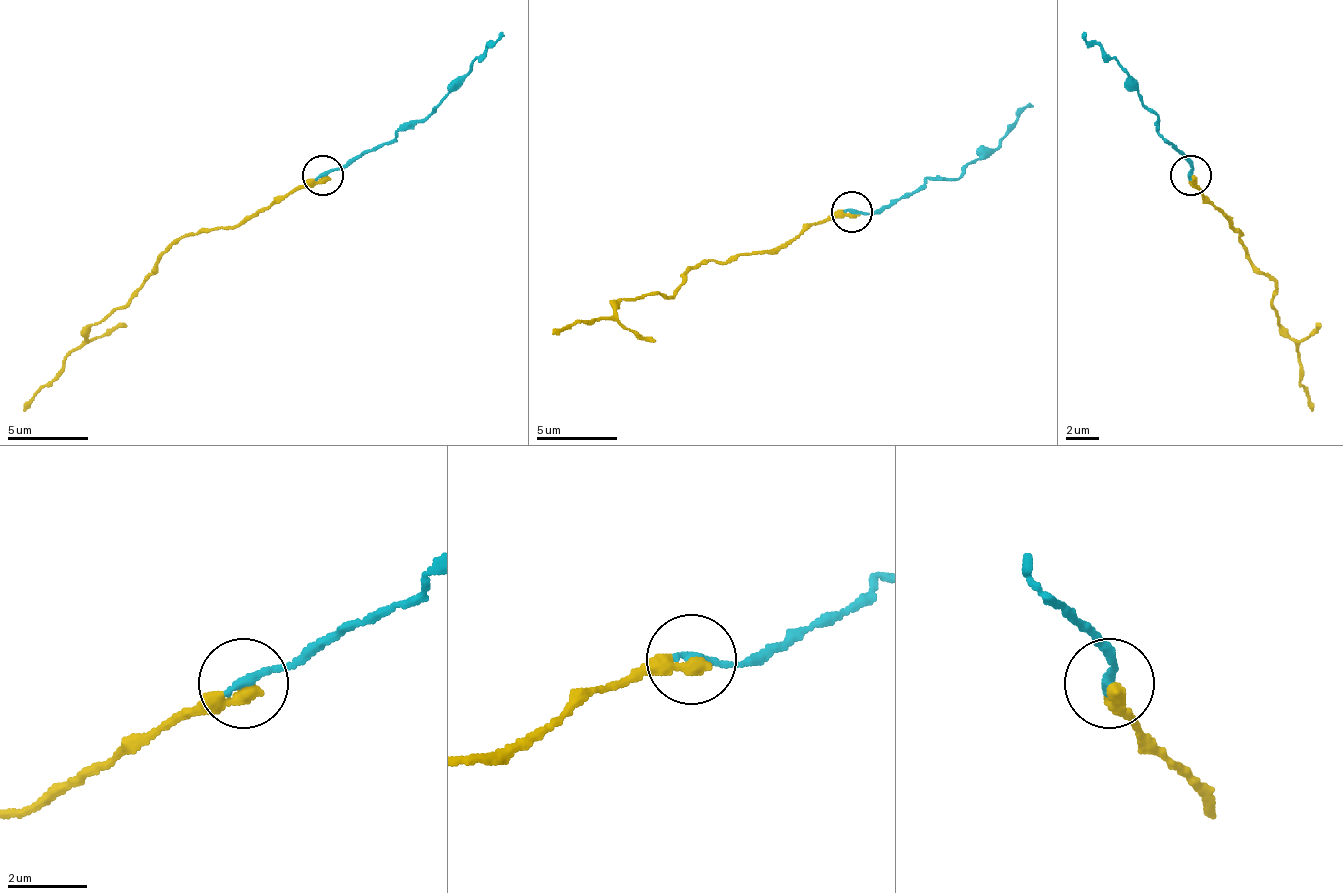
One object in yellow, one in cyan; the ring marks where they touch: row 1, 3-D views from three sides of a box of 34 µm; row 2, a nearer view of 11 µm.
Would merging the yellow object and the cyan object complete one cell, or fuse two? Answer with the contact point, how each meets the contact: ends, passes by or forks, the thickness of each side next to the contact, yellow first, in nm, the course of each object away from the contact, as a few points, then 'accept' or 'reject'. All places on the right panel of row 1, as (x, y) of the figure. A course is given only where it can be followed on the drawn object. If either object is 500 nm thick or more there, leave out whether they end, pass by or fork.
at (1190, 175); yellow ends there; cyan ends there; 380 nm thick on the yellow side, 240 nm on the other; yellow runs (1193, 174), (1202, 194), (1234, 227), (1238, 239), (1274, 283), (1278, 324), (1298, 352), (1298, 384), (1311, 412); cyan runs (1189, 174), (1193, 166), (1157, 130), (1157, 117), (1121, 65), (1080, 33); accept

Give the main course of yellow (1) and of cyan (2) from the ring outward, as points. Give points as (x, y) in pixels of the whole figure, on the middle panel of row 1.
1: (851, 214), (810, 223), (762, 255), (709, 259), (669, 295), (624, 299), (604, 319), (576, 319), (552, 332)
2: (851, 210), (879, 214), (931, 178), (956, 178), (1000, 142), (1028, 101)

